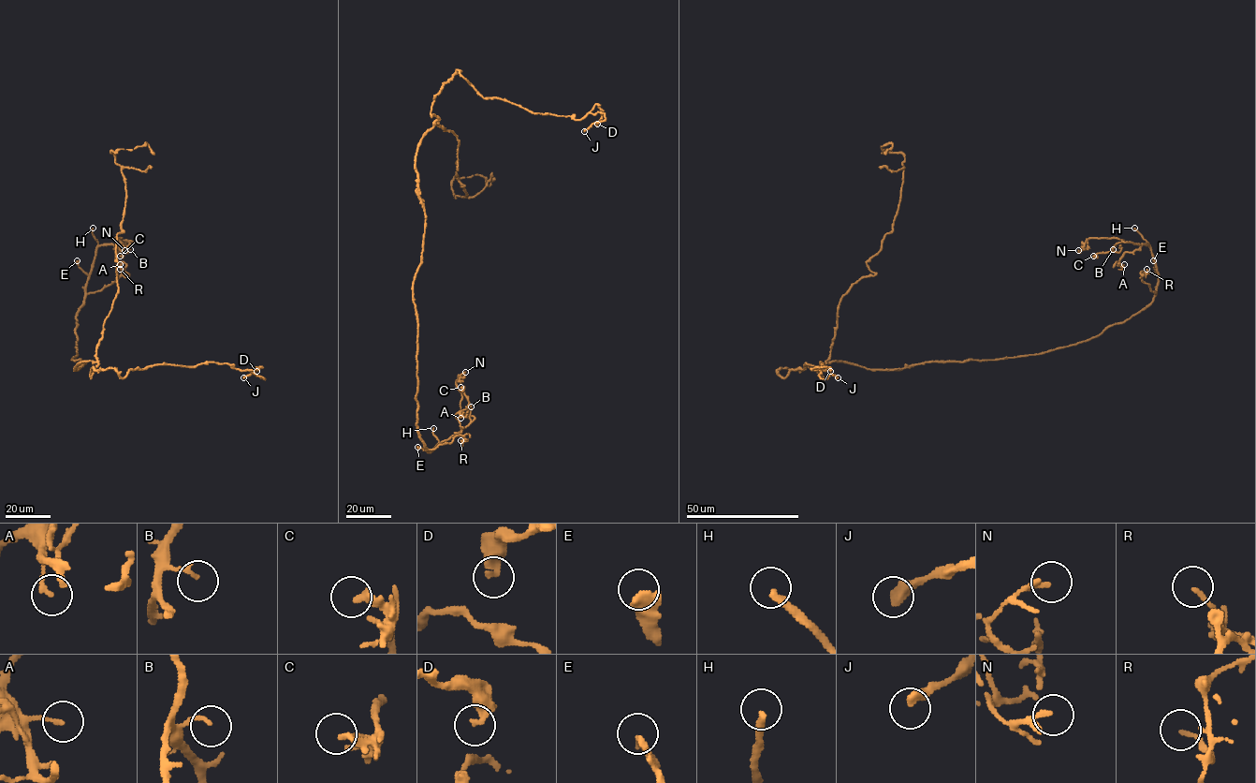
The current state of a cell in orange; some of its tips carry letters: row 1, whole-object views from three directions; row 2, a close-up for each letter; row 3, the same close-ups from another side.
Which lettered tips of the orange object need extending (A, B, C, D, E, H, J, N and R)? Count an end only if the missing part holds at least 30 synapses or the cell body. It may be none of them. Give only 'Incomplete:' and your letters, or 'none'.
Incomplete: E, H

